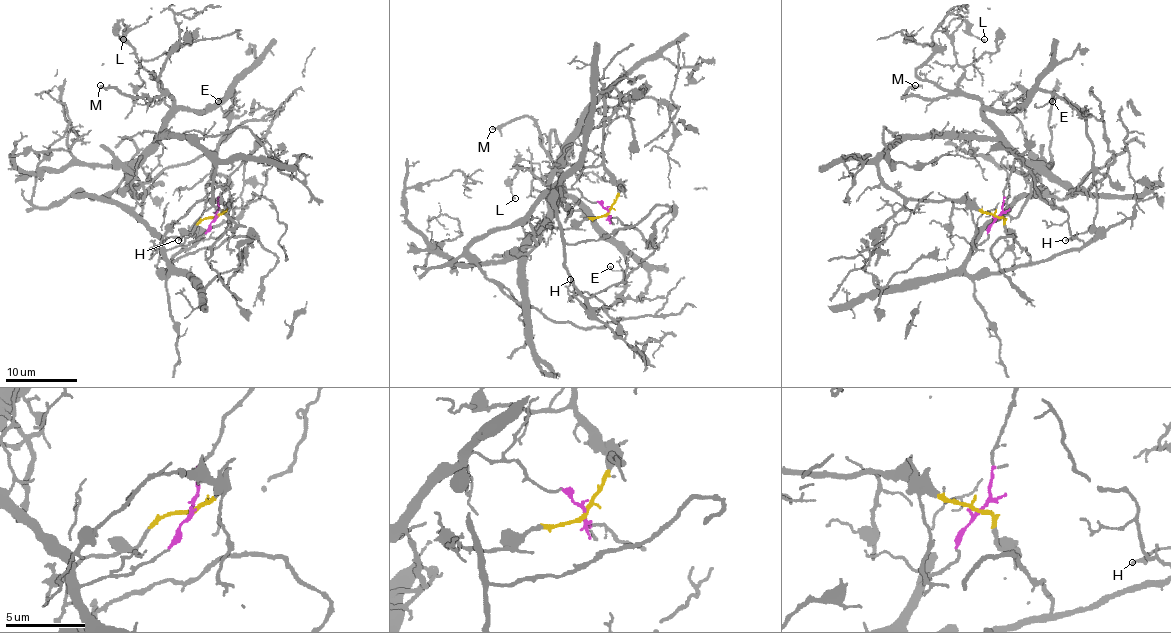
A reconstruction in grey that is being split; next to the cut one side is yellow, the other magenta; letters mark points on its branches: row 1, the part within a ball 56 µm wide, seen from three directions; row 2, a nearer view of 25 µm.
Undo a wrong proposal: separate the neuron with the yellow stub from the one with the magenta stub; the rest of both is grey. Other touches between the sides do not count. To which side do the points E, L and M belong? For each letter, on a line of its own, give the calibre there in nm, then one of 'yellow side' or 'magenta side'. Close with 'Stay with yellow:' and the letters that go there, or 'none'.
E: 120 nm thick; yellow side
L: 140 nm thick; yellow side
M: 240 nm thick; yellow side
Stay with yellow: E, L, M

